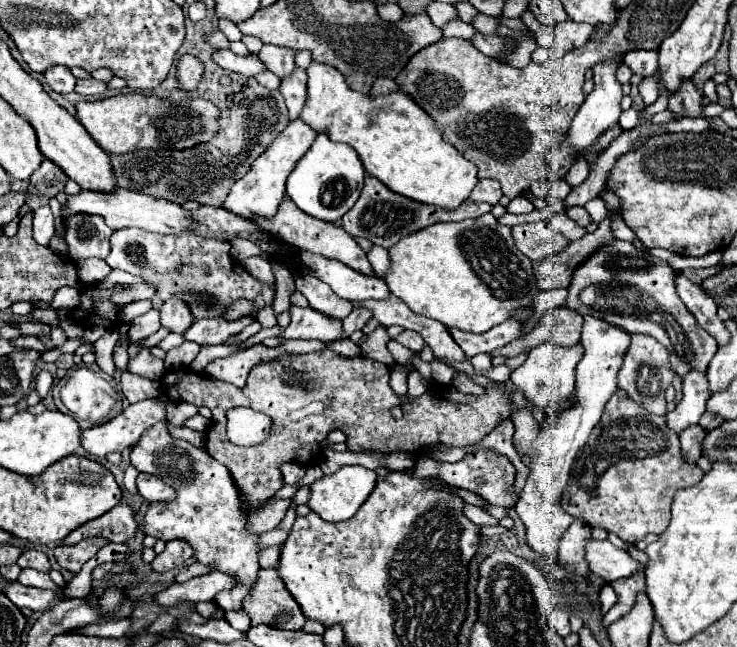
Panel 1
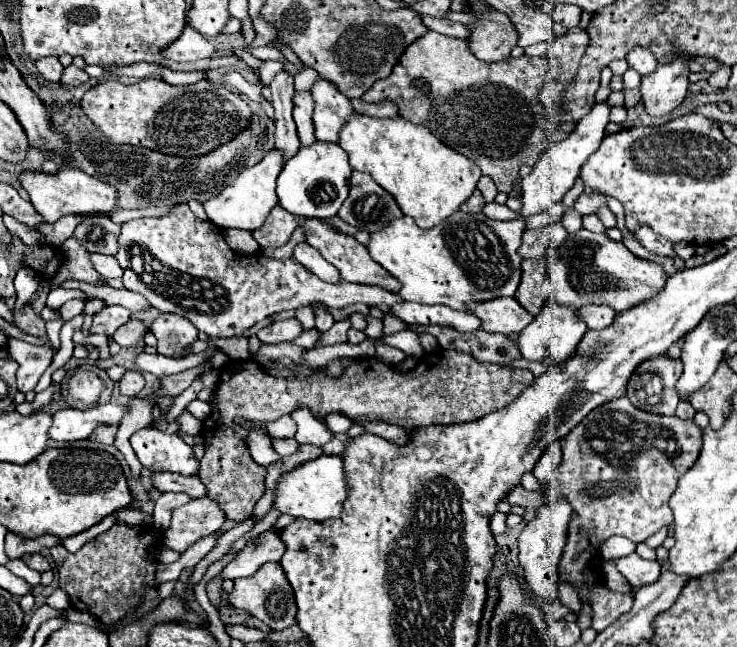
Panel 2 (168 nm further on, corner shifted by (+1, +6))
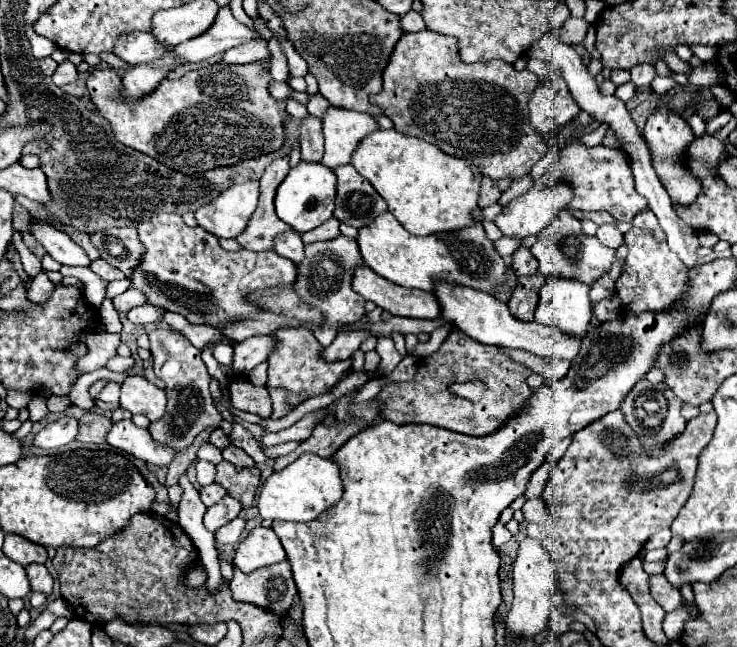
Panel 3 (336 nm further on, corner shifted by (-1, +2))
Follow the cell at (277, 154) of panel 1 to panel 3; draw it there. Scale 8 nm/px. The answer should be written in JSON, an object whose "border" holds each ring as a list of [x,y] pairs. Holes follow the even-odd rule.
{"border":[[[259,181],[231,185],[215,201],[195,211],[197,223],[215,237],[237,237],[245,231],[259,203]]]}

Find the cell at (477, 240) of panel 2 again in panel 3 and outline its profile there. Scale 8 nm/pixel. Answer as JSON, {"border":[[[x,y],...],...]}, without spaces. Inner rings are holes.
{"border":[[[389,211],[377,217],[371,225],[359,229],[357,245],[363,261],[381,277],[409,289],[423,289],[435,293],[437,283],[471,287],[483,293],[499,291],[507,281],[507,263],[497,253],[495,243],[487,237],[483,223],[477,221],[469,227],[433,233],[427,237],[417,237],[409,233]]]}

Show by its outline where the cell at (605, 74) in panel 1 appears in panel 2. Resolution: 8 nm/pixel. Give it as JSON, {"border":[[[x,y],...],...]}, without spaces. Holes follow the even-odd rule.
{"border":[[[595,103],[589,115],[585,115],[577,123],[575,131],[567,139],[563,139],[553,149],[541,155],[541,159],[533,165],[533,171],[521,181],[521,209],[517,211],[519,217],[531,217],[549,211],[555,203],[559,203],[565,197],[565,193],[575,185],[581,165],[593,151],[597,151],[601,139],[605,137],[605,127],[609,123],[609,109],[611,107],[607,103]]]}

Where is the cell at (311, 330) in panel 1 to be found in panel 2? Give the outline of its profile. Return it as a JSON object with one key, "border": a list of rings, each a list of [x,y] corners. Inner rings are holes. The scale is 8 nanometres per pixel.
{"border":[[[287,319],[287,321],[275,321],[263,327],[257,333],[257,337],[261,343],[273,345],[273,343],[283,343],[283,341],[293,341],[299,333],[301,333],[301,323],[295,319]]]}

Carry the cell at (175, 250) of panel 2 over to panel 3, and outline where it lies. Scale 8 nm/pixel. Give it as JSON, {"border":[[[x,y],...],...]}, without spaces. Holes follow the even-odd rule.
{"border":[[[159,213],[153,219],[139,223],[137,233],[145,251],[143,251],[143,257],[139,259],[139,265],[131,271],[131,277],[129,277],[131,287],[139,289],[151,305],[181,313],[189,323],[195,323],[195,325],[211,325],[219,329],[221,325],[237,321],[239,317],[263,313],[267,309],[257,301],[253,301],[251,295],[267,287],[291,287],[295,285],[295,279],[297,279],[297,265],[291,259],[281,257],[279,253],[273,253],[273,251],[255,253],[245,249],[245,251],[229,253],[219,245],[217,237],[213,237],[201,227],[185,225],[183,217],[177,213]],[[157,285],[173,285],[177,289],[159,289]]]}

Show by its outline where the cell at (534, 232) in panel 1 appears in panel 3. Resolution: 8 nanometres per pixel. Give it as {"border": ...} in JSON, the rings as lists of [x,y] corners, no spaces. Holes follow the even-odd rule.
{"border":[[[519,247],[513,253],[511,269],[513,269],[515,275],[533,275],[537,271],[537,259],[533,257],[529,247]]]}

